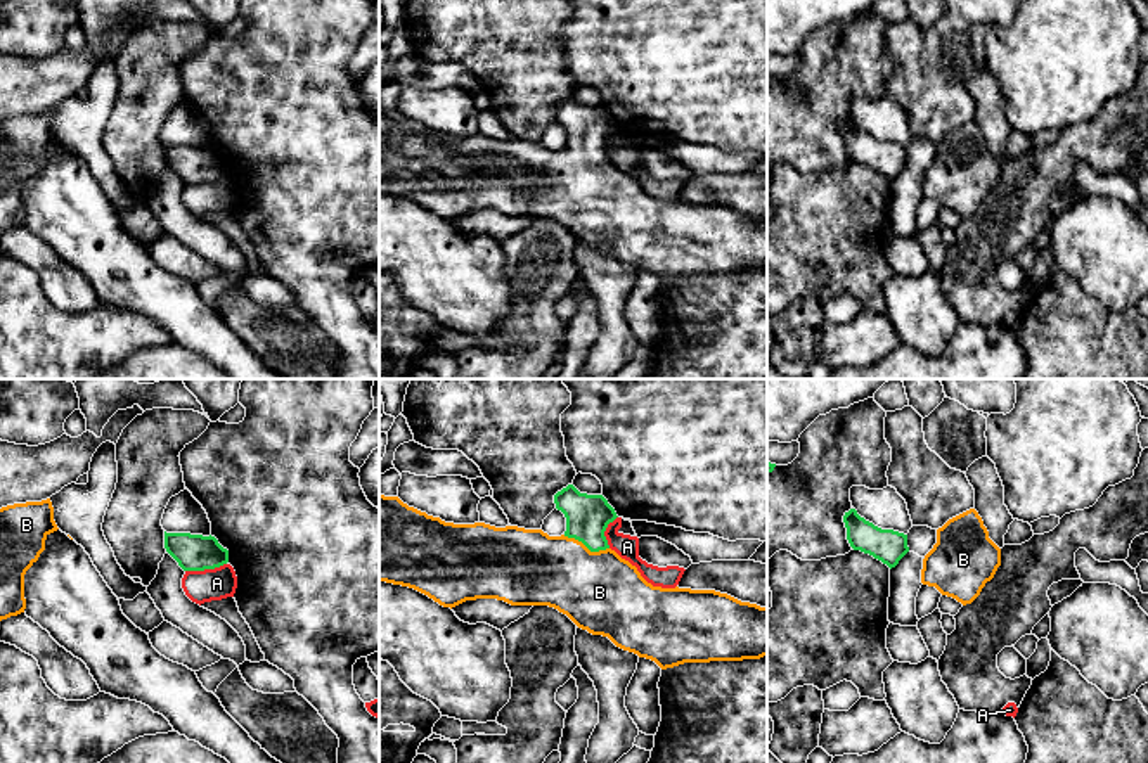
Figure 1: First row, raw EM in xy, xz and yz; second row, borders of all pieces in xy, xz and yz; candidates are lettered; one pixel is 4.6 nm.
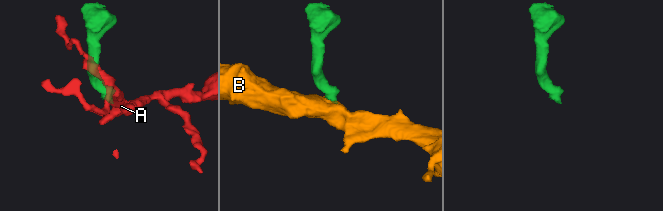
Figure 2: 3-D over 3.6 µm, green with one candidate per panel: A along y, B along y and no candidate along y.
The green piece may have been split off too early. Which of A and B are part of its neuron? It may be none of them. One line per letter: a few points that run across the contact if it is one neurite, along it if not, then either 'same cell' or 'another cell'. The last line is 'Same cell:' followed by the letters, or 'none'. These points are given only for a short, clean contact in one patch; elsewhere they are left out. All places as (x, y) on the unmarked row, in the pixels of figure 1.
A: line xy (225, 175), (215, 180), (186, 184); another cell
B: line xz (587, 128), (586, 158), (586, 187), (599, 205); same cell
Same cell: B

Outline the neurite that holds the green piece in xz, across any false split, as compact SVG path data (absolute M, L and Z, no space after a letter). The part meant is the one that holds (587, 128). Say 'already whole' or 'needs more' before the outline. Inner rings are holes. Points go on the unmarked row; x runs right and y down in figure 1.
needs more | M568 97L554 107L566 130L566 144L549 149L542 142L495 140L485 135L454 137L379 106L379 194L414 201L443 220L466 213L497 211L511 218L549 218L578 240L608 249L616 260L655 273L661 282L684 275L743 273L767 268L767 220L741 215L715 202L661 201L648 196L635 178L609 161L604 144L618 128L603 107L580 106Z

